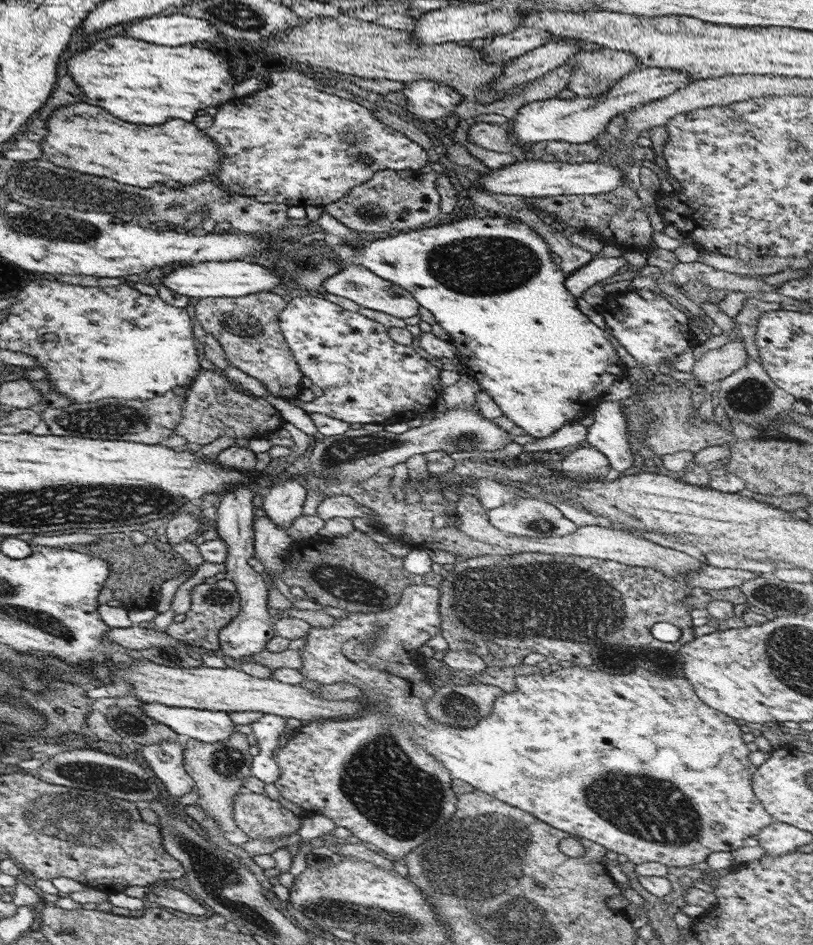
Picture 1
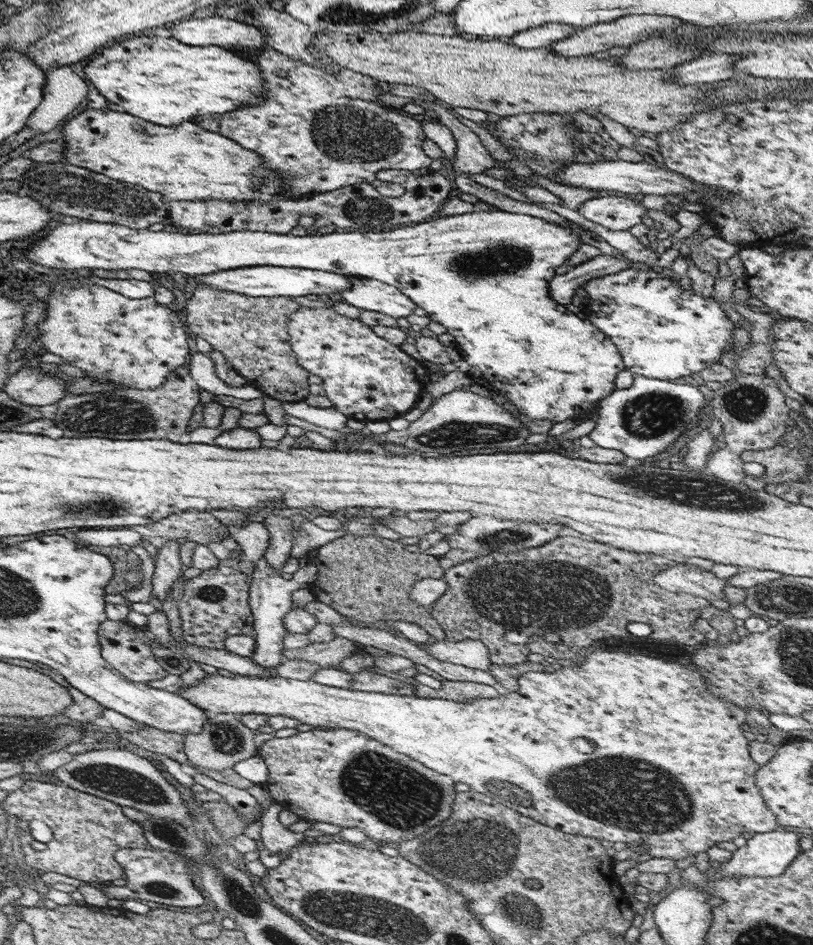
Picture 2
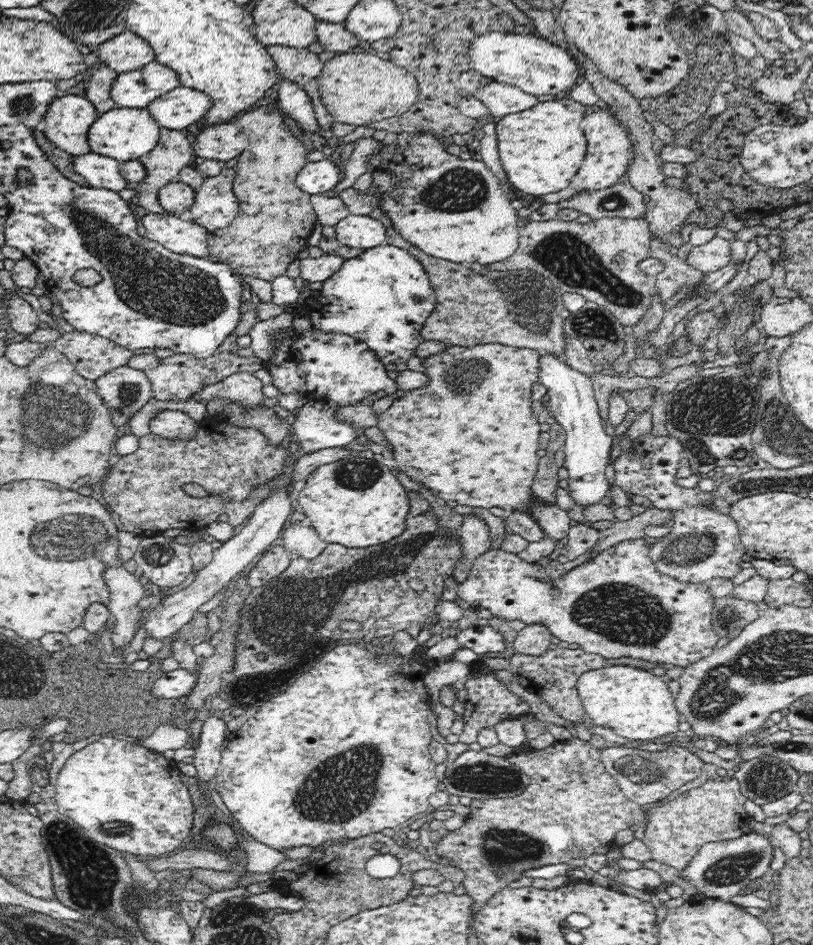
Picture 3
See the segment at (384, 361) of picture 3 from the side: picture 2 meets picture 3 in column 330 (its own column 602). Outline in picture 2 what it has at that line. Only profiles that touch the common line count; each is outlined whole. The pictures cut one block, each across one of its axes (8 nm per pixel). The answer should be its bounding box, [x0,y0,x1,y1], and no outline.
[579,267,734,381]

